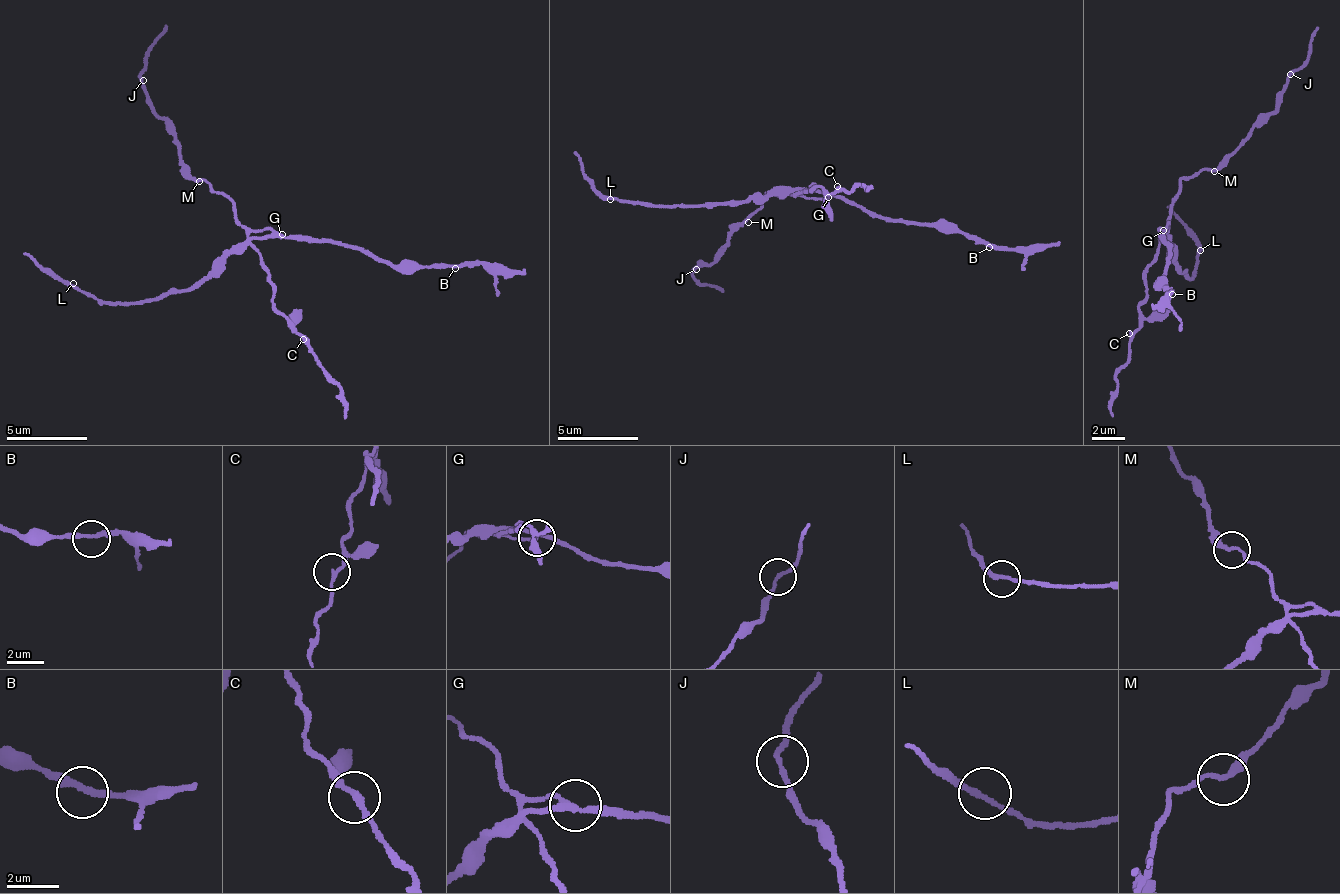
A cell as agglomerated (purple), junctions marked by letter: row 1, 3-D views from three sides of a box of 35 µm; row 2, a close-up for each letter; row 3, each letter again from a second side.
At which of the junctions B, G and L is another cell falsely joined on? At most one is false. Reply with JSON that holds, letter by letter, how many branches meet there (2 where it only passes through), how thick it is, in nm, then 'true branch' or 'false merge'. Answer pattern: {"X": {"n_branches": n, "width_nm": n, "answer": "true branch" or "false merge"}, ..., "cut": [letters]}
{"B": {"n_branches": 2, "width_nm": 220, "answer": "true branch"}, "G": {"n_branches": 3, "width_nm": 170, "answer": "false merge"}, "L": {"n_branches": 2, "width_nm": 190, "answer": "true branch"}, "cut": ["G"]}

